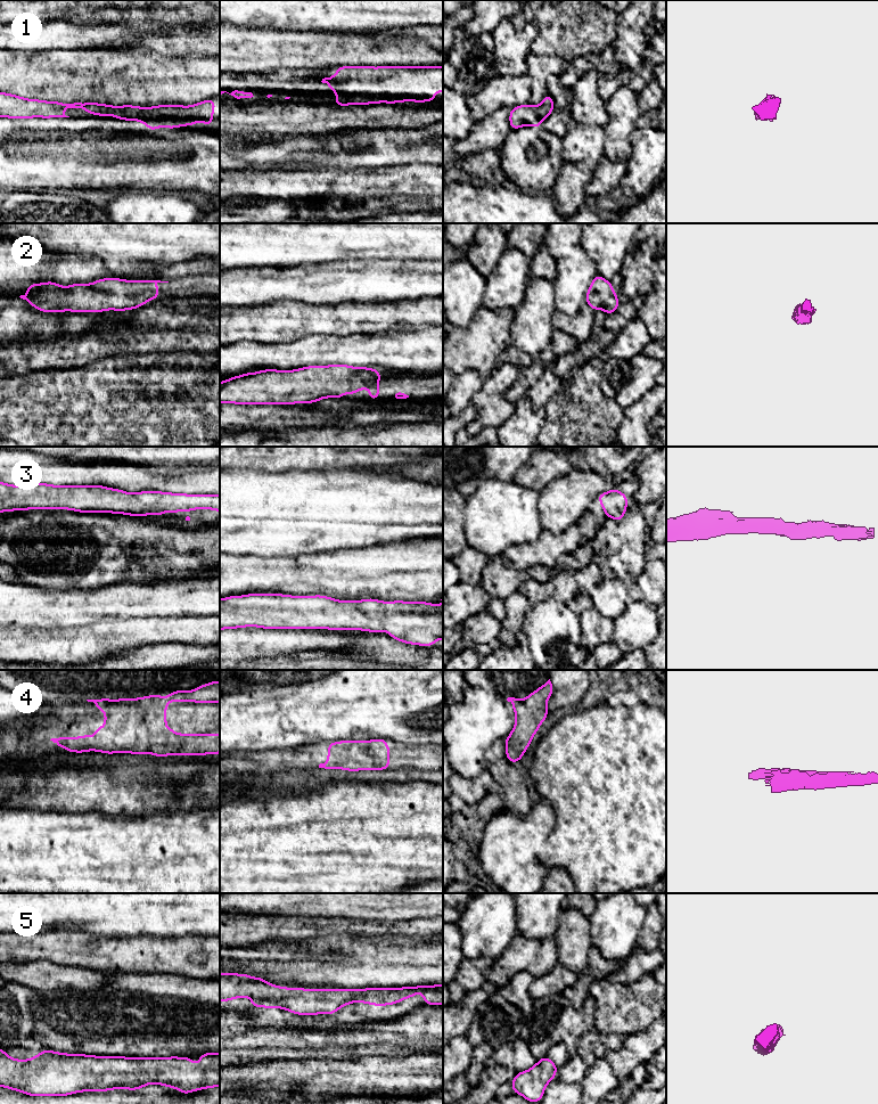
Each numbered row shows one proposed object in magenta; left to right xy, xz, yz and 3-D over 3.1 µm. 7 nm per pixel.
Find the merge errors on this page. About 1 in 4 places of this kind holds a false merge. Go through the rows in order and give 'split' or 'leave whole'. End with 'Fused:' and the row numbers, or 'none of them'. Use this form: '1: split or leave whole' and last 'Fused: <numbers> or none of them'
1: leave whole
2: leave whole
3: leave whole
4: leave whole
5: leave whole
Fused: none of them

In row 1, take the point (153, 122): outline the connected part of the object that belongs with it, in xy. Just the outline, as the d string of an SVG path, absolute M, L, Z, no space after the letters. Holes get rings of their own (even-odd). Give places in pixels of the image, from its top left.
M0 92L0 117L10 117L10 118L31 118L31 117L69 117L64 114L65 108L81 108L90 113L91 115L106 116L112 115L118 120L136 120L137 122L142 122L148 126L148 131L159 129L162 125L166 125L167 130L172 130L178 126L192 125L197 122L204 122L207 126L214 125L214 122L211 120L214 116L215 100L208 99L202 103L191 105L191 106L181 106L181 105L159 105L154 107L138 107L132 105L125 106L110 106L108 104L97 104L93 101L90 103L74 103L74 104L63 104L58 101L44 101L38 99L26 99L18 97L11 93Z

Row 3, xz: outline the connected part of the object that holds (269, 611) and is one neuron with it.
M248 594L245 596L230 596L223 599L220 599L220 630L222 629L236 629L244 627L259 627L263 629L330 629L330 630L363 630L363 631L372 631L375 633L380 633L383 630L389 632L389 637L393 639L400 640L402 643L411 644L411 645L420 645L420 646L434 646L435 641L438 639L443 639L443 605L438 604L429 604L422 602L402 602L394 600L392 603L381 602L378 599L369 598L363 600L336 600L331 597L327 596L289 596L289 595L278 595L278 594Z

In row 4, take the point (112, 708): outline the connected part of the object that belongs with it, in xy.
M212 681L197 687L194 690L177 690L169 693L167 697L159 694L139 698L120 700L87 700L93 702L97 710L105 712L105 726L96 728L96 735L76 736L73 741L71 735L64 738L51 738L58 747L65 747L66 752L84 753L85 751L112 753L133 753L155 757L204 755L220 753L220 734L177 734L166 727L166 705L173 702L220 703L220 681Z

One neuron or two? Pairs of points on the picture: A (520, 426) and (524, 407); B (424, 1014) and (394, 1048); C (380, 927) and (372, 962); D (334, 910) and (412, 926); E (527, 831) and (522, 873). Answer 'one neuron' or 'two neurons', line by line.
A: one neuron
B: two neurons
C: two neurons
D: two neurons
E: one neuron

